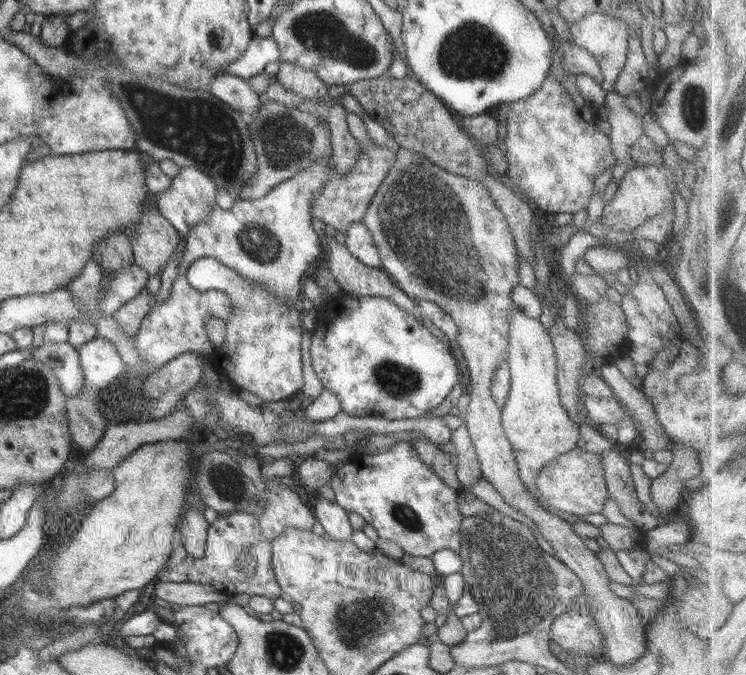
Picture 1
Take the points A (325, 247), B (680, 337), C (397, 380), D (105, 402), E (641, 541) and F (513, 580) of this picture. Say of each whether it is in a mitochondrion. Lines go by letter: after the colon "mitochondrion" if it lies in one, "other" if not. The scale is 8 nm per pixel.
A: other
B: other
C: mitochondrion
D: other
E: other
F: mitochondrion

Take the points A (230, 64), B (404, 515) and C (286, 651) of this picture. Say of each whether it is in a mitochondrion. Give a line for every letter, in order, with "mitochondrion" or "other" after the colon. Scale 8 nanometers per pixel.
A: other
B: mitochondrion
C: mitochondrion

